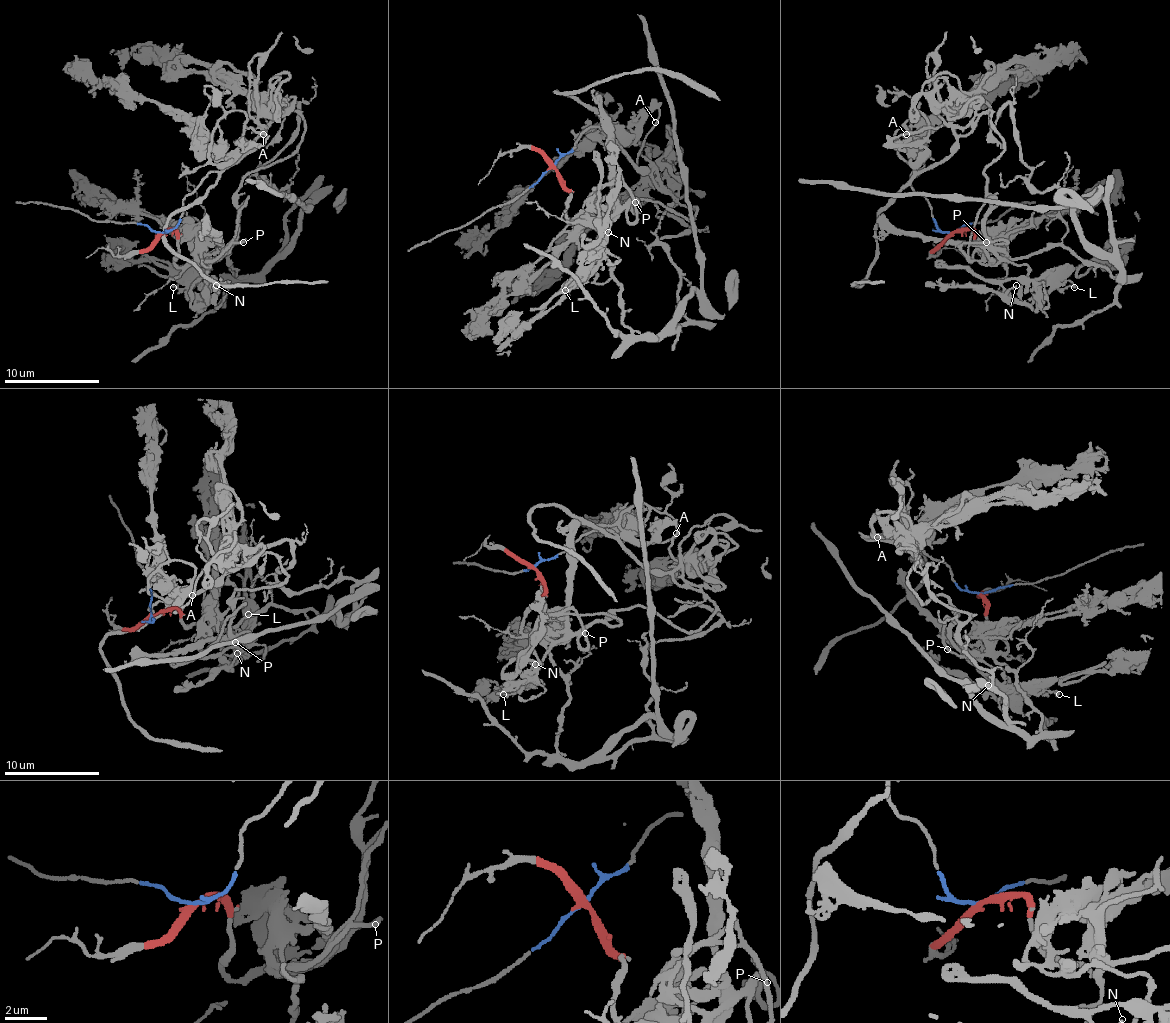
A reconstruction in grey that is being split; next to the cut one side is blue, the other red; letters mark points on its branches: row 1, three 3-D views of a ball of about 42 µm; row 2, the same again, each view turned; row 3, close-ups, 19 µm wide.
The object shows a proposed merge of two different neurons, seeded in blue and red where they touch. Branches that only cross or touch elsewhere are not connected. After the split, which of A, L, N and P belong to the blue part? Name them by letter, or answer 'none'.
A, L, N, P

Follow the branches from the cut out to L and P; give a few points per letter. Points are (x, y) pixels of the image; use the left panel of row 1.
L: (161, 233), (209, 174), (302, 117), (295, 150), (242, 181), (235, 243), (209, 278), (173, 288)
P: (161, 233), (209, 174), (297, 112), (299, 145), (254, 169), (238, 190), (247, 195), (233, 240), (242, 243)

